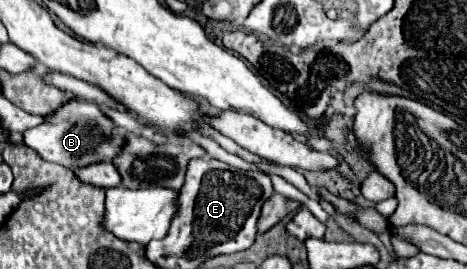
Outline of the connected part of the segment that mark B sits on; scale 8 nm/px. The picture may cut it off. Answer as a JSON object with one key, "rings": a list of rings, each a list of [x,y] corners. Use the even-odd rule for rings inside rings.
{"rings":[[[74,97],[68,103],[60,105],[54,113],[44,115],[42,125],[26,129],[24,131],[24,145],[34,149],[44,161],[52,161],[52,163],[58,163],[58,165],[68,167],[68,169],[82,169],[82,167],[88,167],[88,165],[94,165],[100,161],[112,161],[124,149],[126,139],[122,135],[112,135],[112,123],[96,103],[88,103],[86,99]]]}

